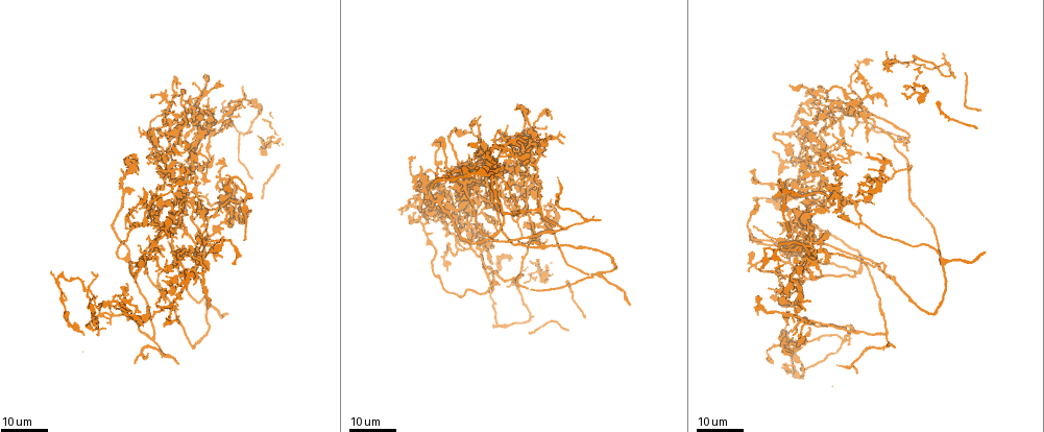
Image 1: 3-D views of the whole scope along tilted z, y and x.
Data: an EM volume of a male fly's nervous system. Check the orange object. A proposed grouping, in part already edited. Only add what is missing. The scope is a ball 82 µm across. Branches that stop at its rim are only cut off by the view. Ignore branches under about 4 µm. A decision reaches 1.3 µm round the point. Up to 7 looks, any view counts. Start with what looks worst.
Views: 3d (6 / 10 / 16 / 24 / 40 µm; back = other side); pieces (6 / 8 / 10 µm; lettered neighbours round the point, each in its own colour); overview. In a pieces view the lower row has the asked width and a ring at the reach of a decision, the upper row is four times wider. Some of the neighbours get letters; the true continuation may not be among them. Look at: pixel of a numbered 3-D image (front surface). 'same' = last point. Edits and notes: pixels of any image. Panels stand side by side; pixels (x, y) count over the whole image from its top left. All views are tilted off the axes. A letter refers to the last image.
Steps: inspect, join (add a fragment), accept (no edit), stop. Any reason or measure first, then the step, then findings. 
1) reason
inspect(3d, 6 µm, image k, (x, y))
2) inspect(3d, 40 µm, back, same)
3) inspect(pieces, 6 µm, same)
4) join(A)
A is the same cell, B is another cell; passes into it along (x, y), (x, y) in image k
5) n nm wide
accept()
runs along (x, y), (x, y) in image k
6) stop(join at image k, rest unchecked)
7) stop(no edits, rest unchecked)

end of a long branch
inspect(3d, 24 µm, image 1, (799, 110))

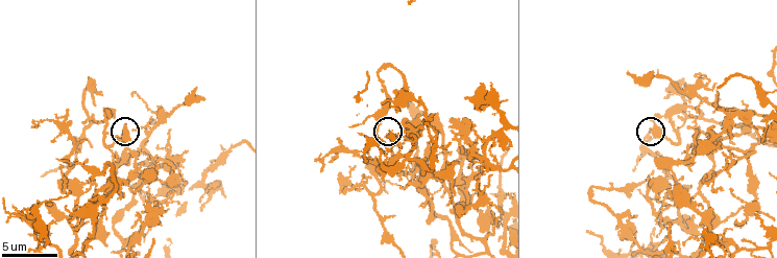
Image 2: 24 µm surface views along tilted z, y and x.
inspect(pieces, 8 µm, image 2, (129, 131))

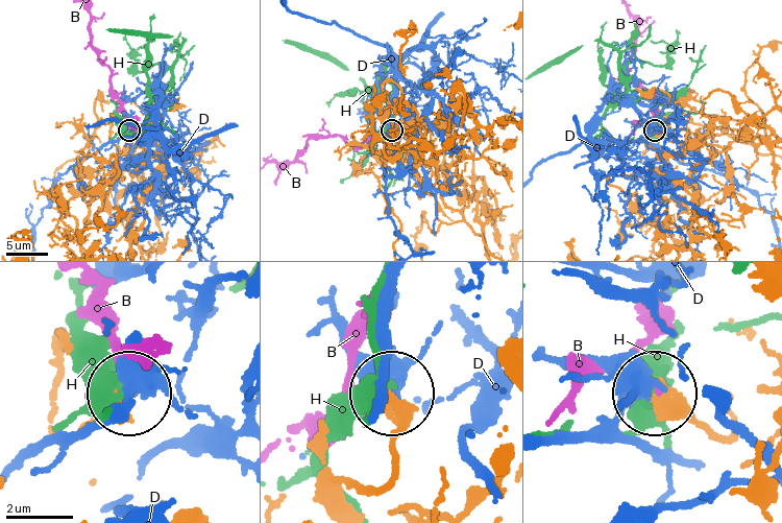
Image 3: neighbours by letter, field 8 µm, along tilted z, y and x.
380 nm wide
accept()
B, D and H are other cells; runs along (730, 434), (711, 436), (657, 399) in image 3; no lettered fragment goes on from it

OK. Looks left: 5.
an open end
inspect(3d, 16 µm, image 1, (143, 272))

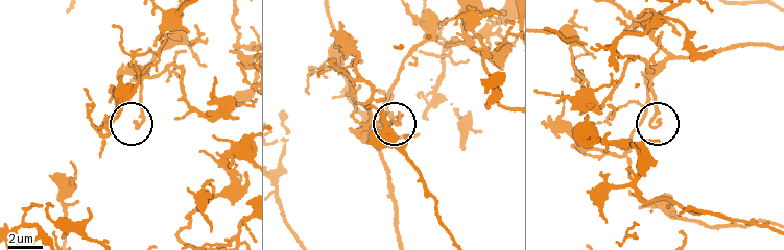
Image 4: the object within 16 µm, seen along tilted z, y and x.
inspect(pieces, 8 µm, image 4, (401, 119))

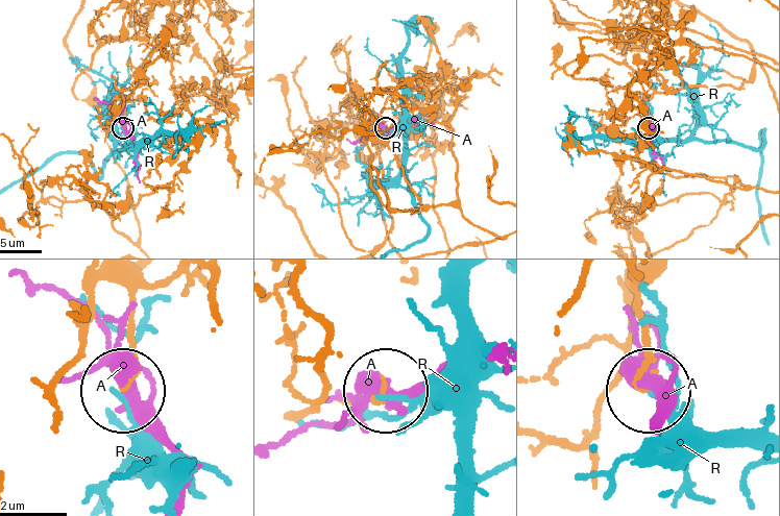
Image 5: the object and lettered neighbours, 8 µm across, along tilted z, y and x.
210 nm wide
accept()
A and R are other cells; no lettered fragment goes on from it

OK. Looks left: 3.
an open end
inspect(3d, 16 µm, image 1, (218, 132))

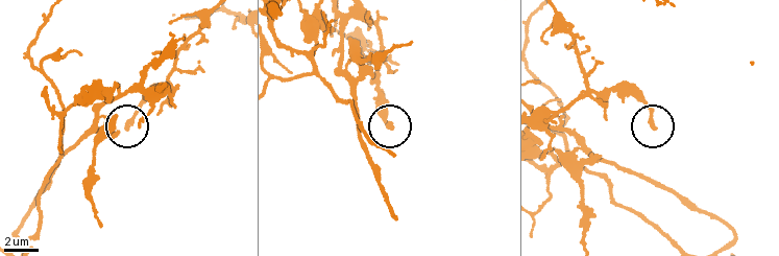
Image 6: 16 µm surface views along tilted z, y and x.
inspect(pieces, 6 µm, image 6, (127, 126))

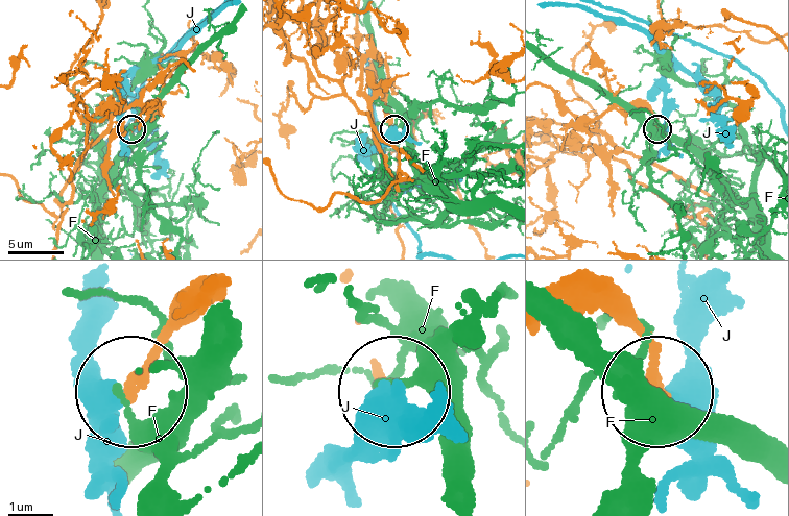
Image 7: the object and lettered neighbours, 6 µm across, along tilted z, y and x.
240 nm wide
accept()
F and J are other cells; runs along (553, 300), (612, 312), (661, 382) in image 7; no lettered fragment goes on from it

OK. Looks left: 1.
an open end
inspect(pieces, 6 µm, image 2, (67, 209))

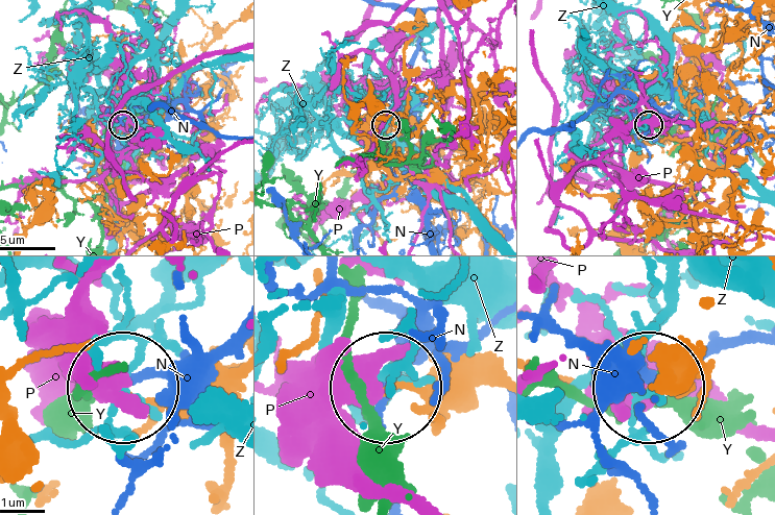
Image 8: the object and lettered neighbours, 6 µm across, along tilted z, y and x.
120 nm wide
accept()
N, P, Y and Z are other cells; no lettered fragment goes on from it

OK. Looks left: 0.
stop(no edits, rest unchecked)

